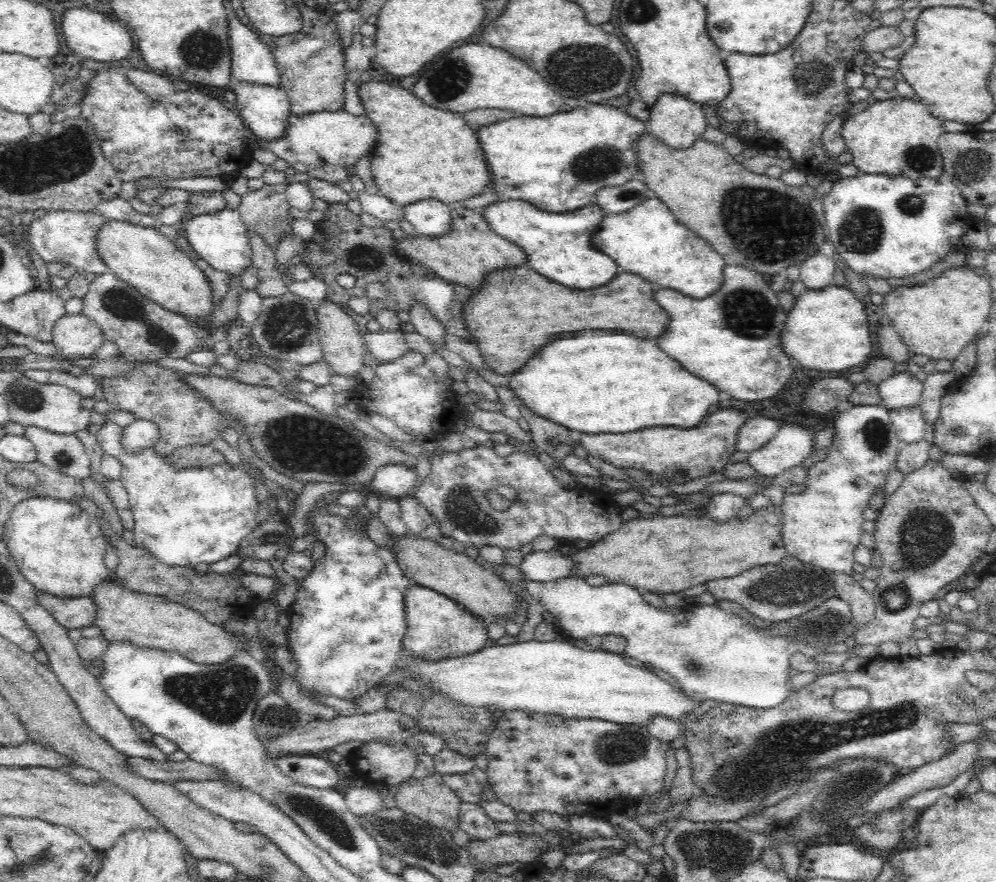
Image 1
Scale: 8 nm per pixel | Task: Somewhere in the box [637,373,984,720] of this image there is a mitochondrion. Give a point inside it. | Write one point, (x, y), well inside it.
(927, 534)

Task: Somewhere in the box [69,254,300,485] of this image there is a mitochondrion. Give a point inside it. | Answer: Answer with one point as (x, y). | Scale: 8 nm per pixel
(119, 303)

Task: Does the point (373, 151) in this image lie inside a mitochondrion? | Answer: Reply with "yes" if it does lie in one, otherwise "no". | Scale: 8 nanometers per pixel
no

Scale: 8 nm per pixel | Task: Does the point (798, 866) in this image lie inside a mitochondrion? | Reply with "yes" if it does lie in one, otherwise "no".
no

